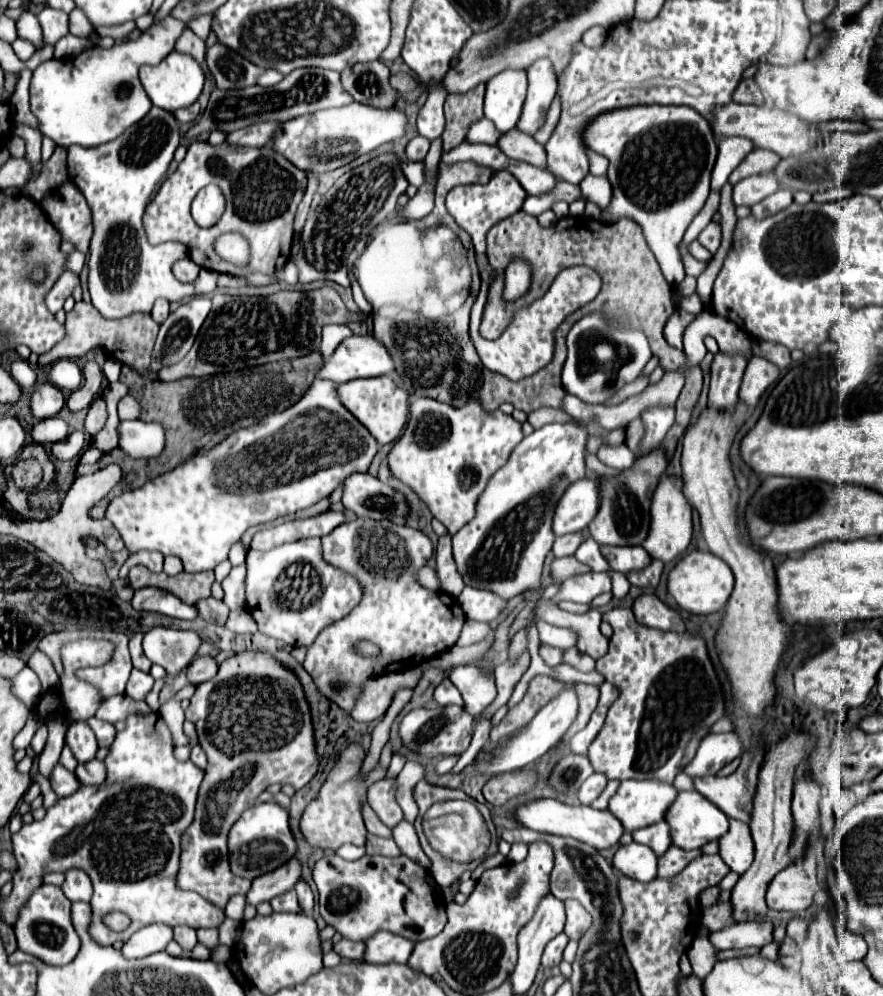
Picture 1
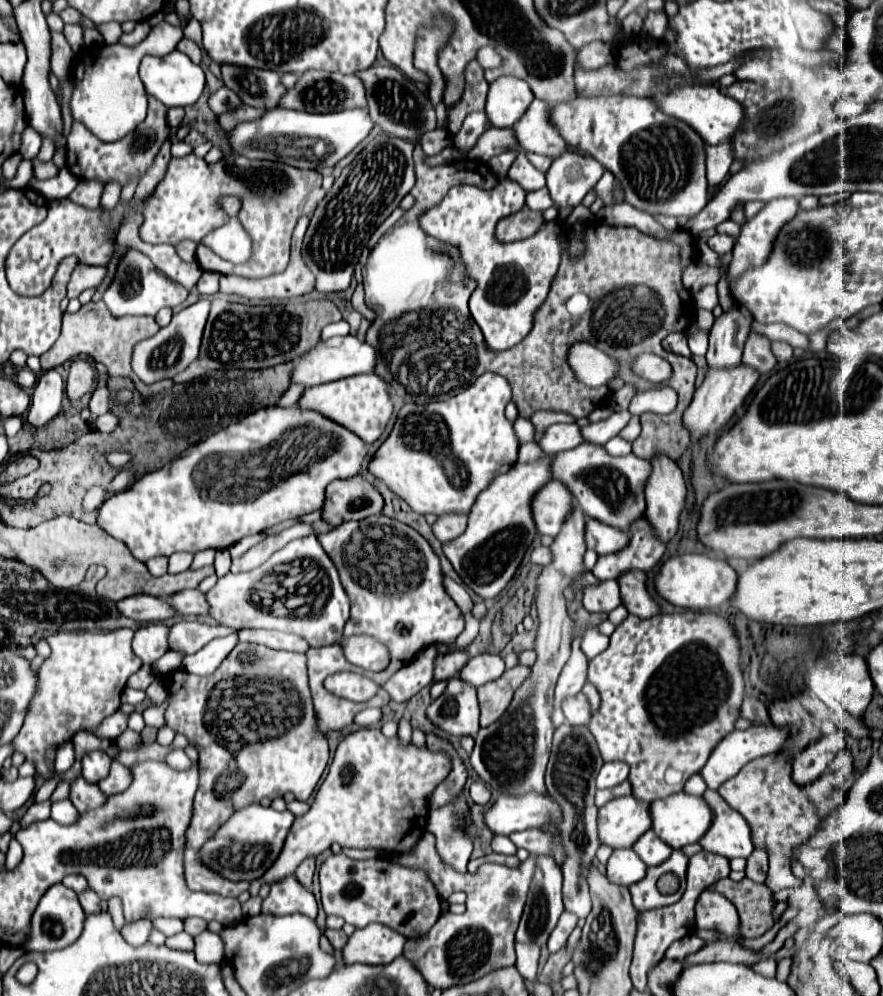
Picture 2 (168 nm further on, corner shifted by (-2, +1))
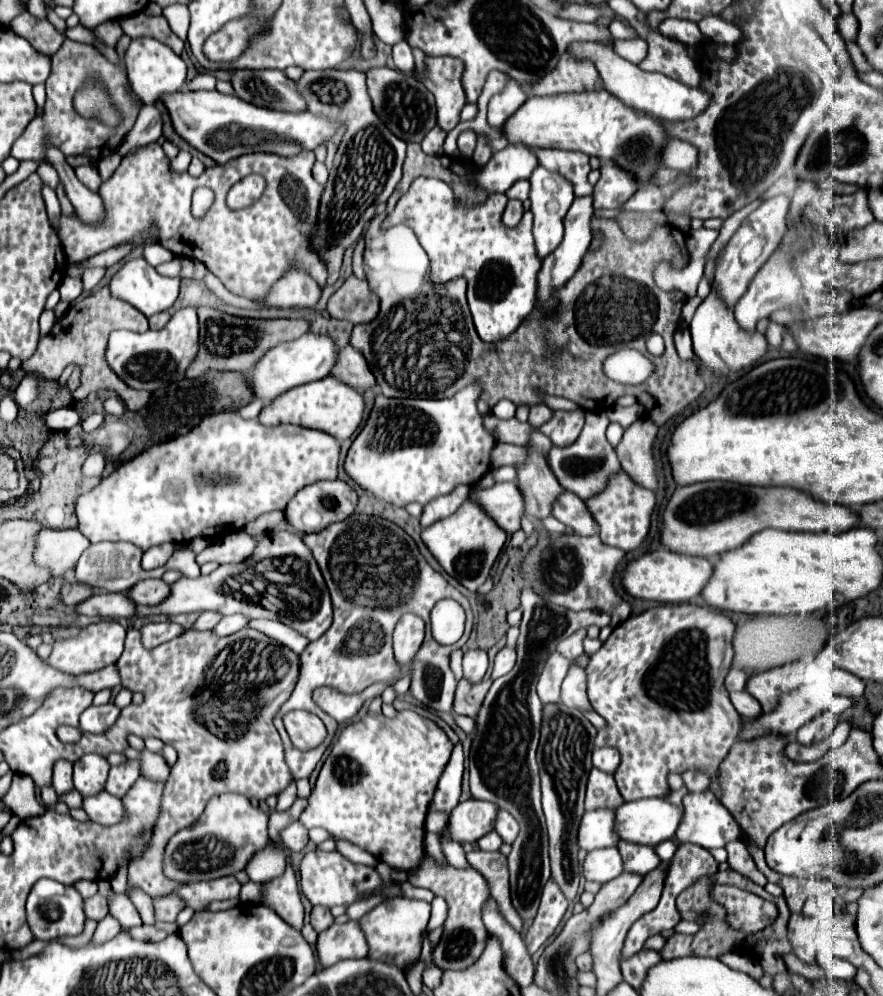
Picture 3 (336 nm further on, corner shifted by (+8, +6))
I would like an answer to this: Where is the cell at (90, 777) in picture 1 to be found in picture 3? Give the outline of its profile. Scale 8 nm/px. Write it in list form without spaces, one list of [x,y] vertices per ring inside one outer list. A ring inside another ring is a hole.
[[[128,760],[122,766],[112,766],[106,782],[106,792],[118,798],[124,798],[128,788],[132,788],[132,784],[138,780],[138,776],[140,776],[140,768],[136,760]]]

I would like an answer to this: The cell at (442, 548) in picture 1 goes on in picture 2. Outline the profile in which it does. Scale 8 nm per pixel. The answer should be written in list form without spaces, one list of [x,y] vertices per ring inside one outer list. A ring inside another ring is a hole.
[[[464,515],[438,517],[438,521],[432,525],[432,531],[434,531],[434,535],[438,537],[440,543],[446,543],[446,541],[456,539],[464,529],[466,529],[466,519],[464,519]]]

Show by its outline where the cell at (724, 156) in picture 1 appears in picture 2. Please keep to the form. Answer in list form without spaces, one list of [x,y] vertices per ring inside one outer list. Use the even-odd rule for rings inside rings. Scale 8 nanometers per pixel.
[[[722,143],[722,145],[708,145],[706,147],[706,173],[708,173],[708,185],[716,187],[720,183],[724,183],[730,165],[734,161],[734,151],[732,151],[732,143]]]

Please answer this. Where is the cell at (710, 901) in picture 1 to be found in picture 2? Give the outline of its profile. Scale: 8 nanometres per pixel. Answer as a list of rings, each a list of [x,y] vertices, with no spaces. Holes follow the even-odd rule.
[[[706,889],[696,903],[696,927],[718,929],[728,937],[738,937],[736,907],[722,893]]]

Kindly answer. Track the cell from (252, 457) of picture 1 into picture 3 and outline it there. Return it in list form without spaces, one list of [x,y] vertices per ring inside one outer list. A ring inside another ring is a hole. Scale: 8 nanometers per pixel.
[[[238,412],[206,416],[192,432],[176,440],[154,444],[132,460],[120,464],[96,488],[84,492],[76,502],[80,532],[92,542],[132,542],[142,550],[174,542],[186,544],[198,536],[214,538],[232,530],[242,530],[260,514],[284,510],[290,498],[304,486],[320,480],[336,480],[340,442],[324,432],[300,426],[266,428],[258,420],[244,420]]]

